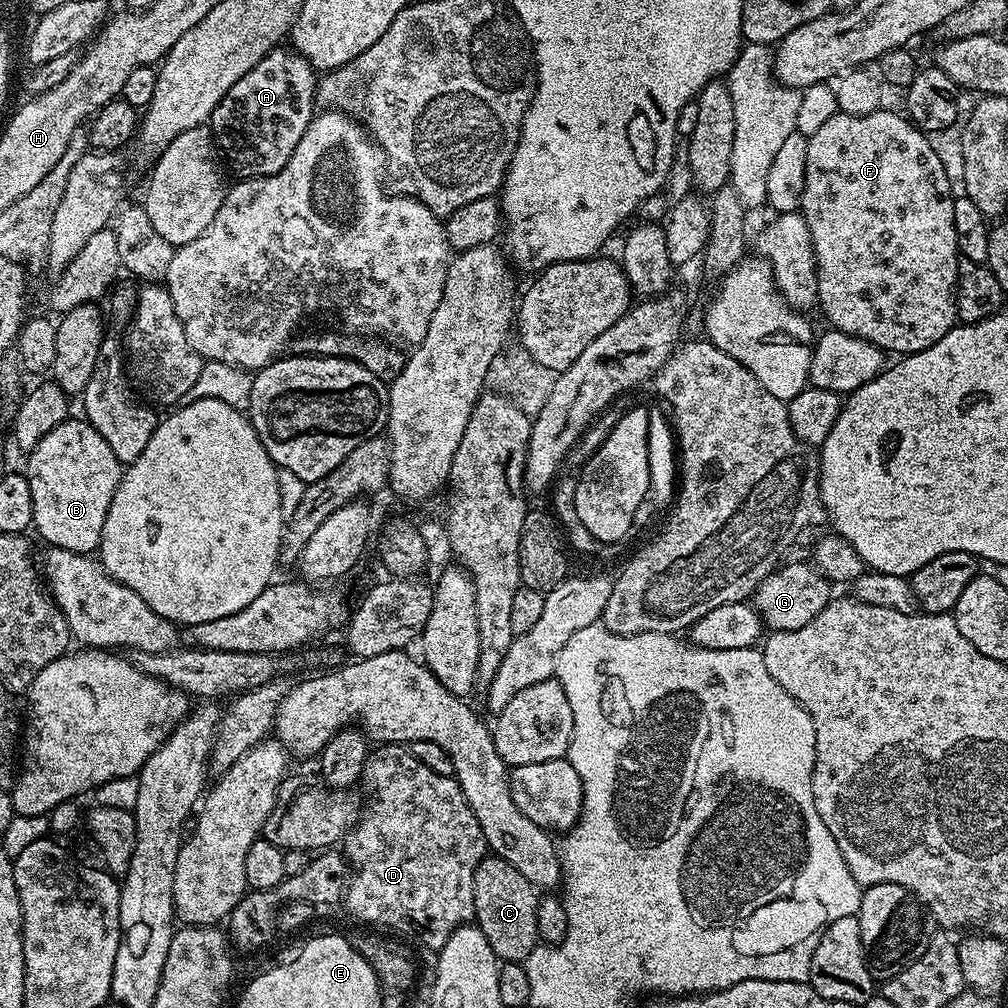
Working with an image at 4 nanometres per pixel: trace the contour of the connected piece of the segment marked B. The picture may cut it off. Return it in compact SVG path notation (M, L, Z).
M69 418L63 420L58 426L54 426L54 430L50 430L50 434L46 434L42 438L42 442L38 442L38 446L34 446L34 450L30 453L27 453L26 460L28 460L28 468L26 467L26 475L28 481L30 482L30 498L34 498L34 518L32 519L34 525L34 532L37 532L42 539L45 540L45 545L51 546L53 548L61 548L62 550L70 550L71 552L82 552L85 554L92 554L99 549L100 539L102 538L102 522L106 522L106 510L110 510L110 502L114 498L114 490L118 490L120 485L120 477L122 475L122 465L118 462L118 458L114 458L114 450L110 450L110 446L106 446L106 438L102 438L102 434L98 434L98 430L94 430L94 426L88 423L87 419L79 418L80 420L75 420L75 418Z

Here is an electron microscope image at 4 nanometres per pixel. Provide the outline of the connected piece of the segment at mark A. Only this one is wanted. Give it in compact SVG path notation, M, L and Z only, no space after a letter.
M288 46L267 52L218 102L210 127L219 155L237 172L237 177L273 176L290 162L294 146L306 134L317 107L318 72L305 56Z

